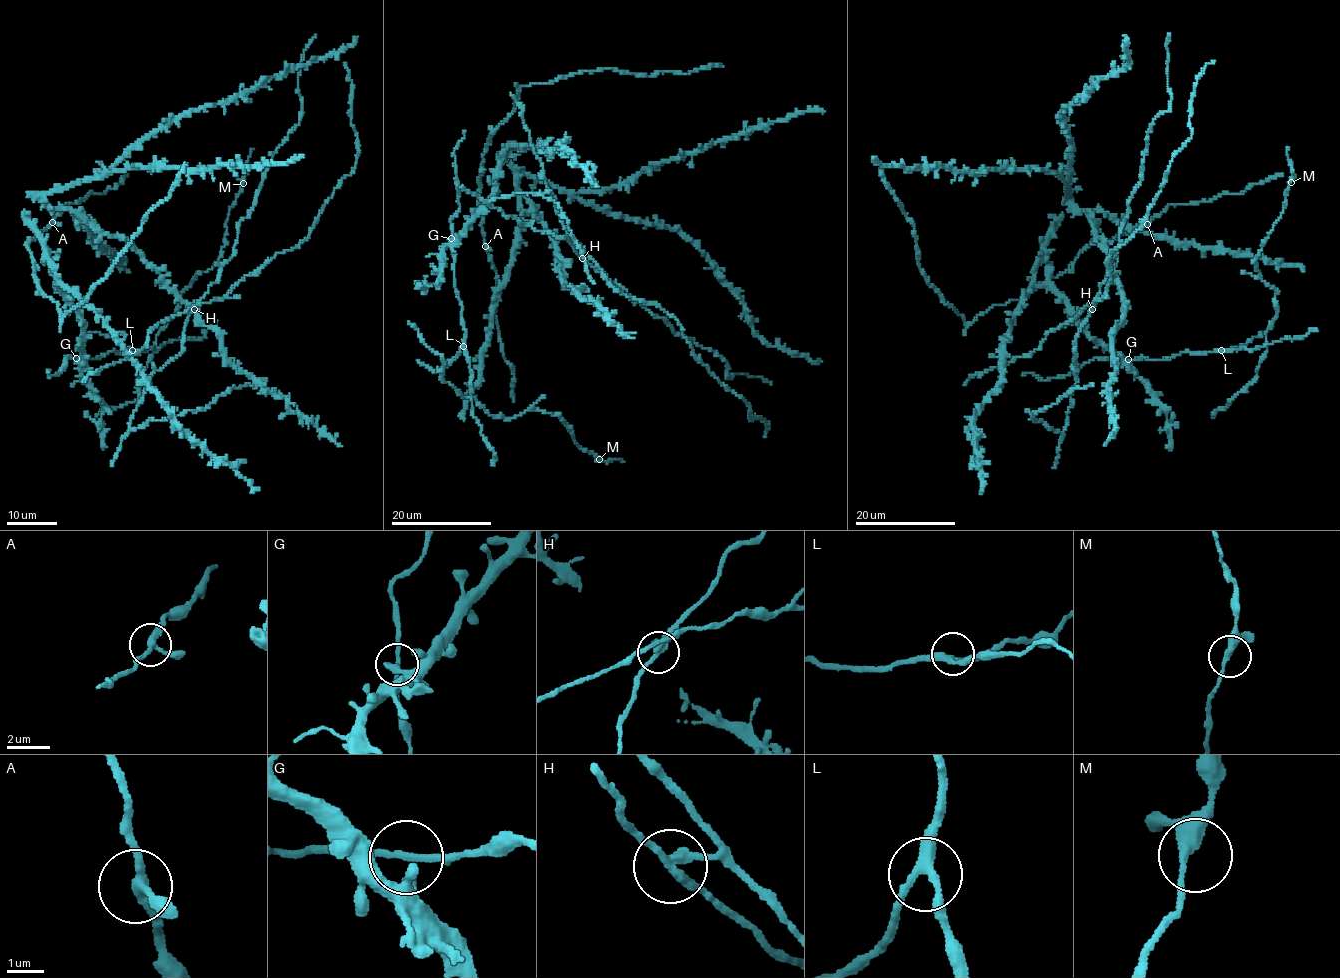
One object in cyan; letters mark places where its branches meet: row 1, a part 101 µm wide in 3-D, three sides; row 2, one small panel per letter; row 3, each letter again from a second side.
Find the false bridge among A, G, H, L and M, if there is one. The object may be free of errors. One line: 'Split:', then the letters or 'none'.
Split: none

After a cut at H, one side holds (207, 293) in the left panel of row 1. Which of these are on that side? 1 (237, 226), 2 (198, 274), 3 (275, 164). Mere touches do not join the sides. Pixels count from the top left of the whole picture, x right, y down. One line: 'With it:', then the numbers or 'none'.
With it: 1

